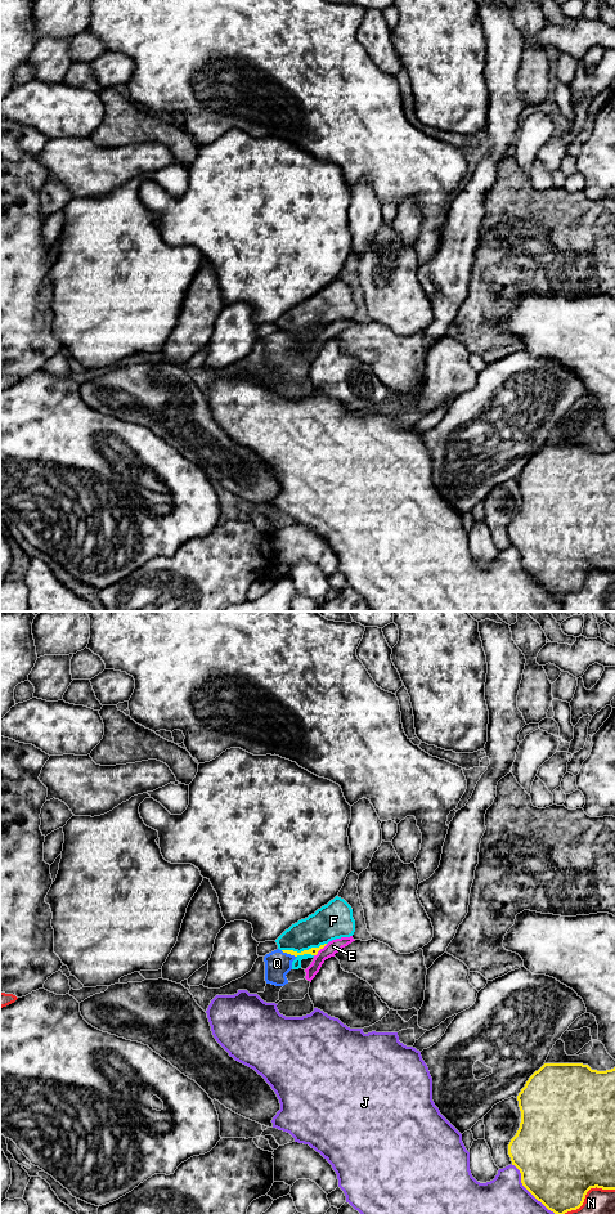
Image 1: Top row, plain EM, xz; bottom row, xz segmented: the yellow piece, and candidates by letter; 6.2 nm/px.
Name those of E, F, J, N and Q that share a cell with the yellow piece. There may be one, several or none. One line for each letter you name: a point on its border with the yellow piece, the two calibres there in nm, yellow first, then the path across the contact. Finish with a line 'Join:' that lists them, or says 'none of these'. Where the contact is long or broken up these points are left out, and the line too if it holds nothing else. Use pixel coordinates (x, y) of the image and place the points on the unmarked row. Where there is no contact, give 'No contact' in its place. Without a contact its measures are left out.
Q: Touches yellow at xz (288, 335). Thickness 50 nm (yellow) against 160 nm. Path across: xz (314, 332), (288, 335), (277, 345)
Join: Q

